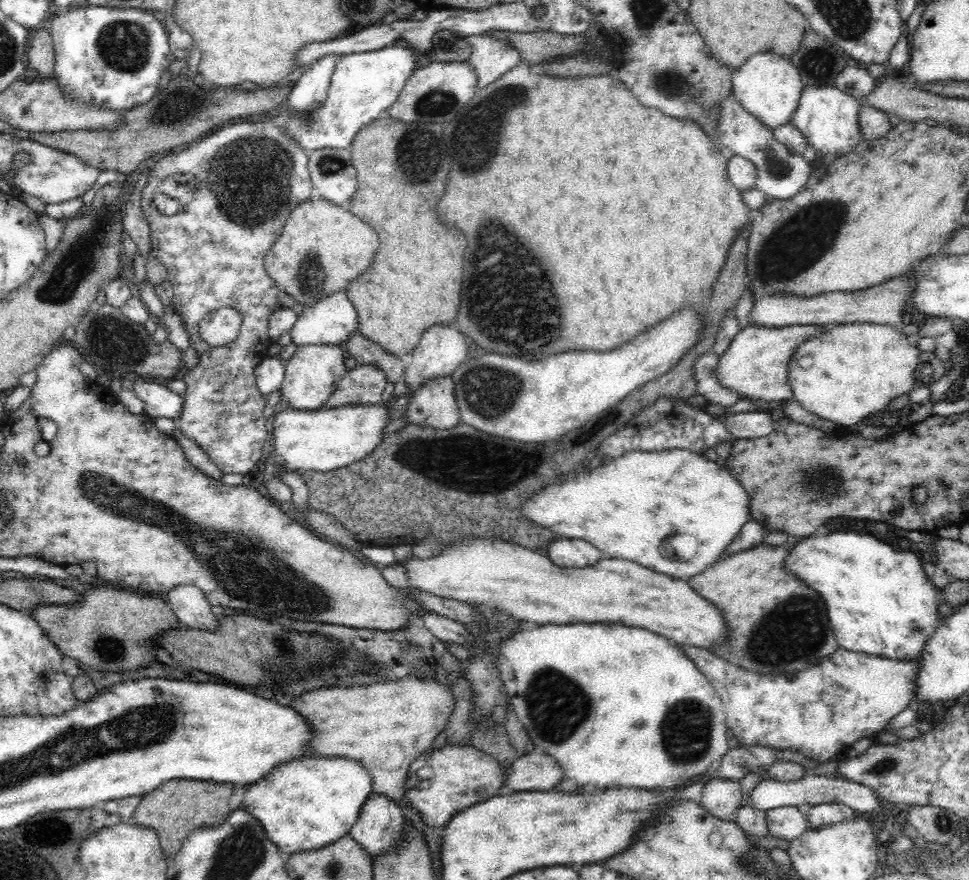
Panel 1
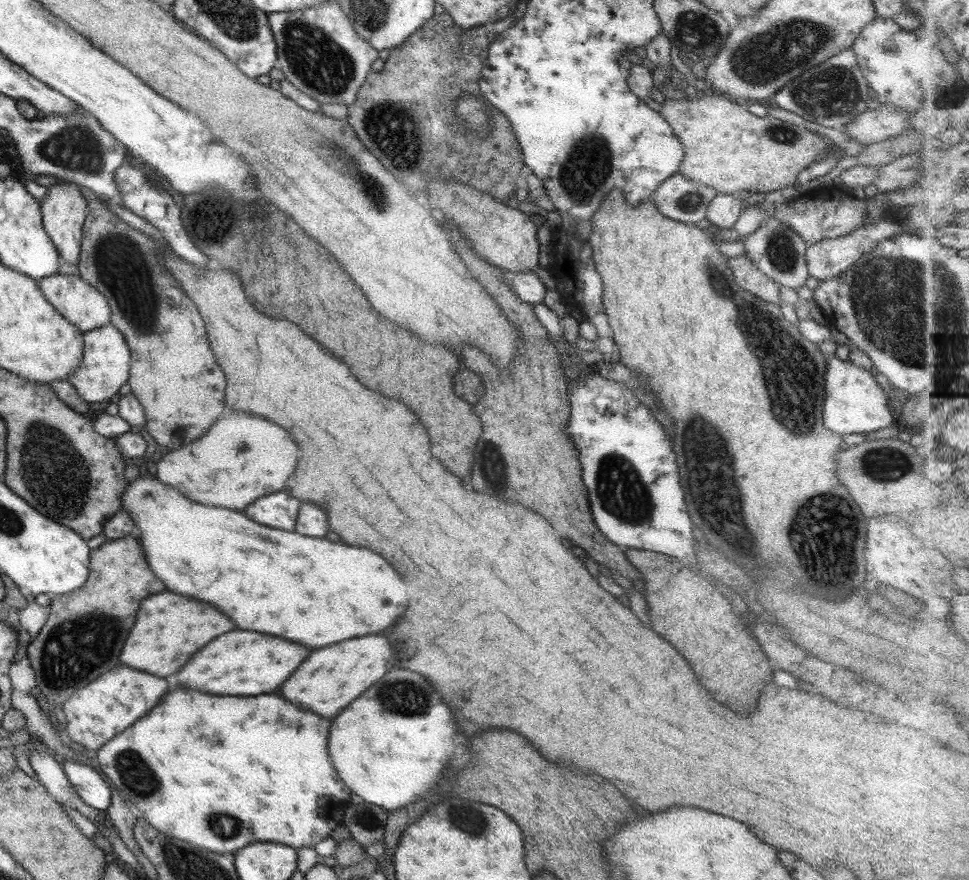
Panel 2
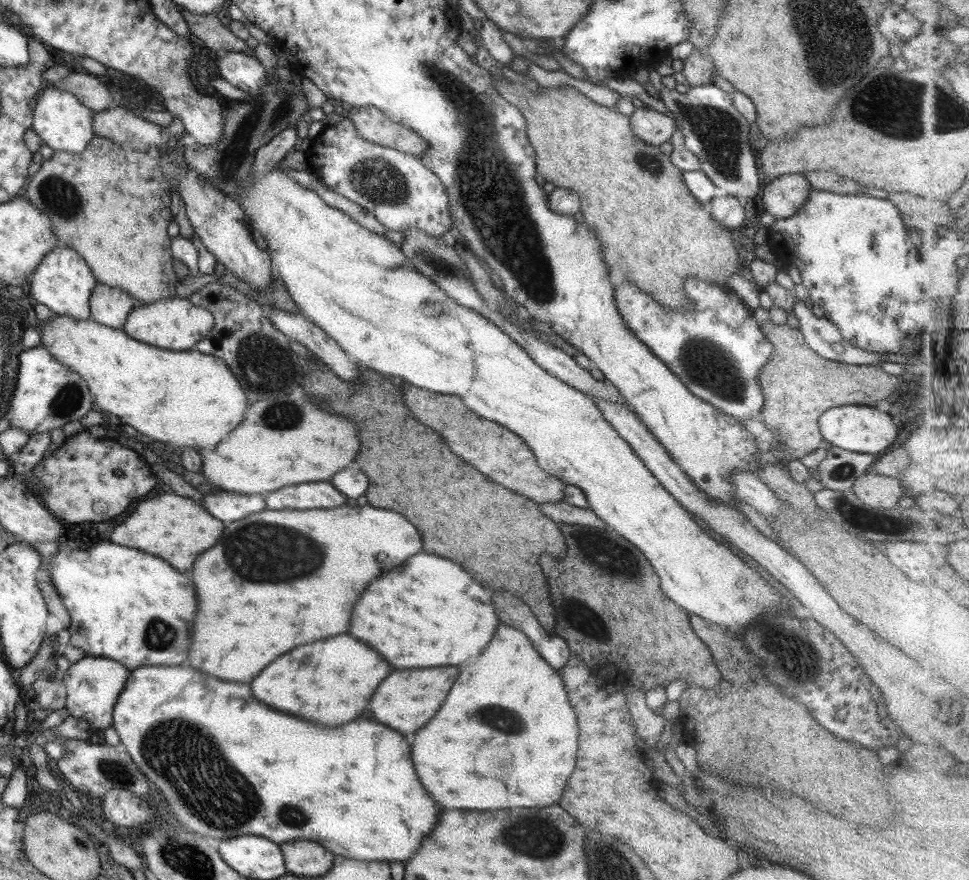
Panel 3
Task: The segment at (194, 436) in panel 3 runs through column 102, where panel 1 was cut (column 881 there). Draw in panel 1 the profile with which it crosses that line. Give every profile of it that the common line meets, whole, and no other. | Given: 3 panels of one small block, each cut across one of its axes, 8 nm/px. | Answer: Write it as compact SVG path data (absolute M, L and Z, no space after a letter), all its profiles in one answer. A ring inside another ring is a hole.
M871 322L836 324L824 327L816 338L800 342L788 362L788 381L792 385L793 398L808 412L842 426L852 426L880 414L894 398L914 390L914 372L920 352L899 328Z

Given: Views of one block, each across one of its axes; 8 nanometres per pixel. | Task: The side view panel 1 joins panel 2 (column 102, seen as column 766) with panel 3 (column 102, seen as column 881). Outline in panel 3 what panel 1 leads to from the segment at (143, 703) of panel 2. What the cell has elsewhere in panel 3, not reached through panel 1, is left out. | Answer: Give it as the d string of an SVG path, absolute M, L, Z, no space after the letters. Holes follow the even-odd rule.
M86 656L72 664L63 678L67 692L65 708L70 712L70 717L86 720L95 731L104 731L113 726L114 706L121 691L124 690L128 674L129 668L108 658Z

